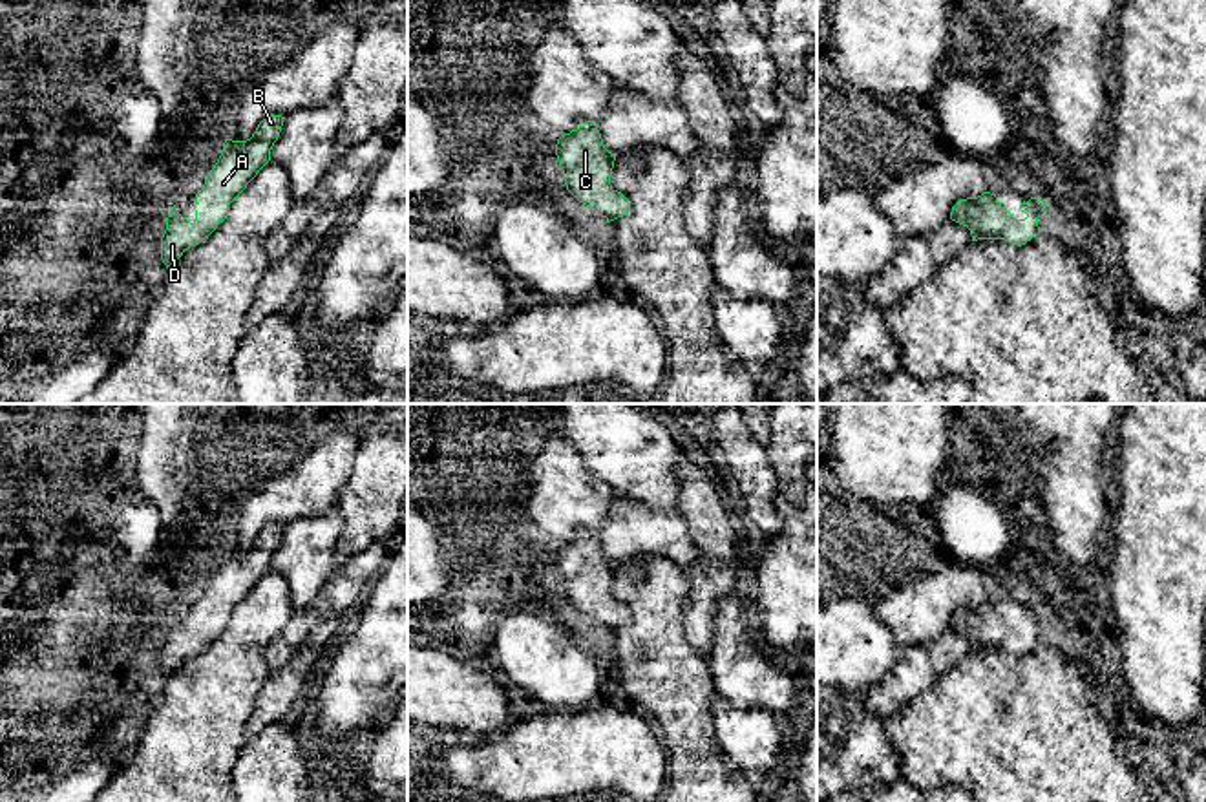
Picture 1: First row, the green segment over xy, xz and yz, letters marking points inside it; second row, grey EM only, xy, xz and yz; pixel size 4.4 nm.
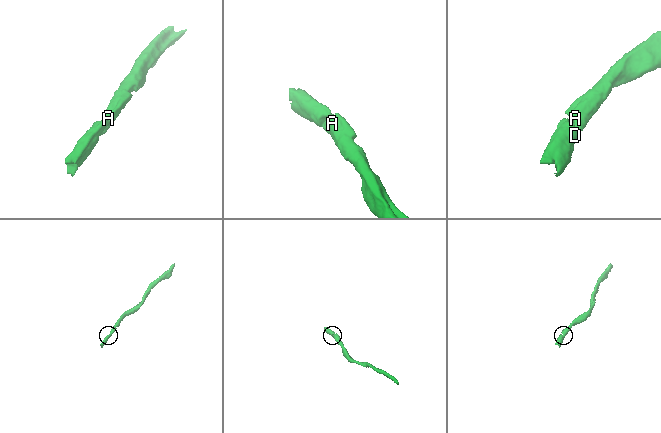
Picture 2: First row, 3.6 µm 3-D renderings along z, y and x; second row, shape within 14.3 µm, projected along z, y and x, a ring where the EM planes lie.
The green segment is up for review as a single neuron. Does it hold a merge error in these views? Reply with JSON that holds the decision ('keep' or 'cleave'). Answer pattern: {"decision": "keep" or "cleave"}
{"decision": "keep"}

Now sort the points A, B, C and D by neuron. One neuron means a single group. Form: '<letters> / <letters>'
A B C D

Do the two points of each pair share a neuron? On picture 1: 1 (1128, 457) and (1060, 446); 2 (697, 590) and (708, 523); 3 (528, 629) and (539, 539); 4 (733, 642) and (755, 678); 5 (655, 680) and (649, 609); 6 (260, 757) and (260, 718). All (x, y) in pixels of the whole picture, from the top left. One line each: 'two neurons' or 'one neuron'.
1: two neurons
2: one neuron
3: two neurons
4: one neuron
5: one neuron
6: two neurons

